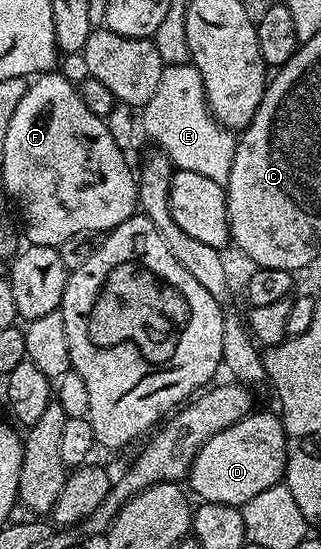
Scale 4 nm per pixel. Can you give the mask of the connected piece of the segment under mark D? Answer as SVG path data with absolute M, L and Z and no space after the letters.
M274 410L259 411L247 415L241 421L221 429L195 454L189 472L189 491L204 503L224 503L242 508L257 493L280 486L287 470L287 438L283 420Z

